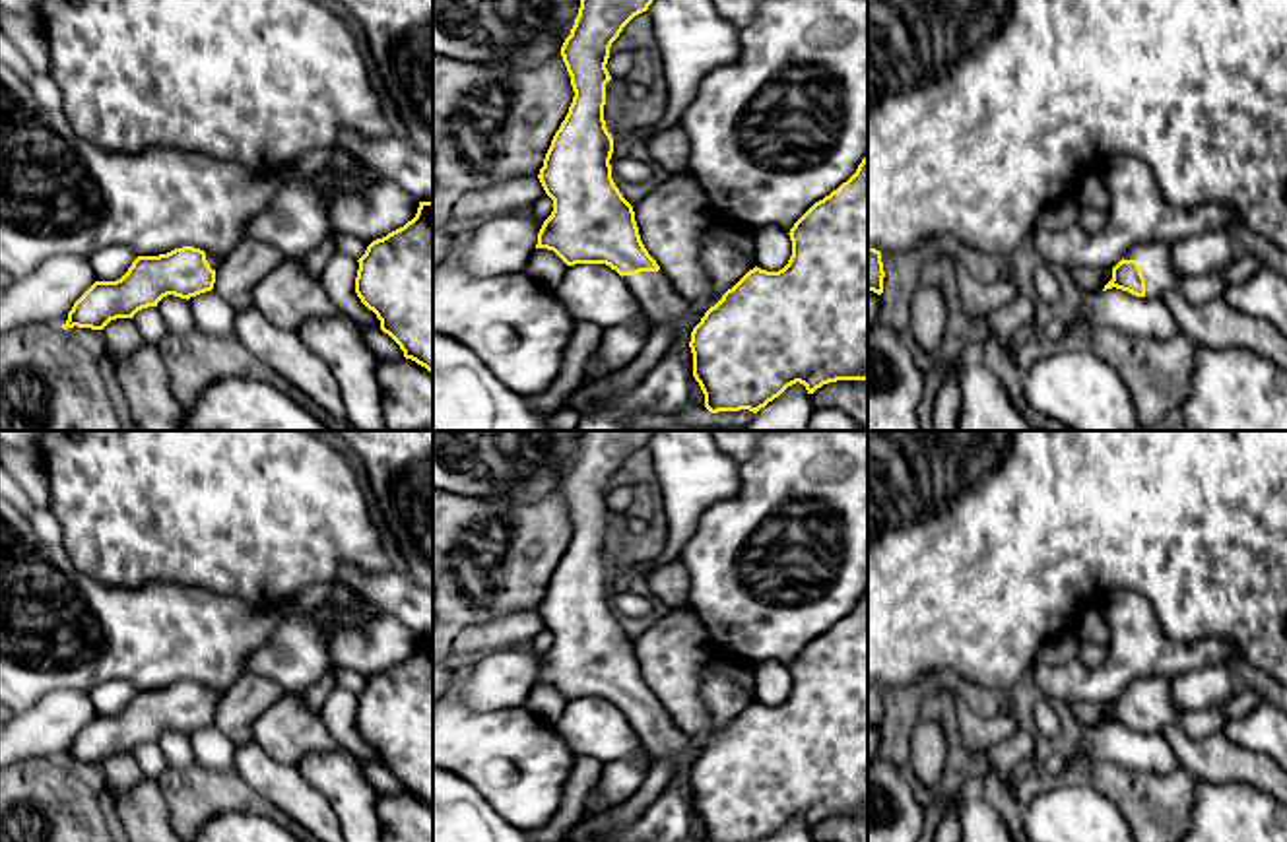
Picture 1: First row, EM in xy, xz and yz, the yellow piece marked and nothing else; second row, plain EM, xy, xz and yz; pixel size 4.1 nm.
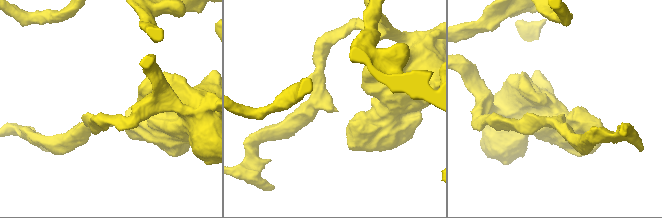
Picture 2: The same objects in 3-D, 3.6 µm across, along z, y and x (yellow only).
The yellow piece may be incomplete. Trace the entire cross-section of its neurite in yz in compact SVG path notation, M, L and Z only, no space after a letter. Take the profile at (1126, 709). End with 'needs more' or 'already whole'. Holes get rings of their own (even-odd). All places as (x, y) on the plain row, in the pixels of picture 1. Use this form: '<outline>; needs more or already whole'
M1149 677L1130 685L1114 702L1106 724L1122 724L1136 731L1161 731L1172 722L1180 722L1174 706L1171 679Z; needs more

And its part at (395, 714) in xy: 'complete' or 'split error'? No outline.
complete

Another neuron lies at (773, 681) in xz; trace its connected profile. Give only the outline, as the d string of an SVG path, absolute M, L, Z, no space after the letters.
M778 662L755 667L755 700L767 706L782 704L792 691L790 669Z

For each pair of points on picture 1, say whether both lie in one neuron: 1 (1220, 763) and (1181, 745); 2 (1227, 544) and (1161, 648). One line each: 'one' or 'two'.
1: one
2: two

